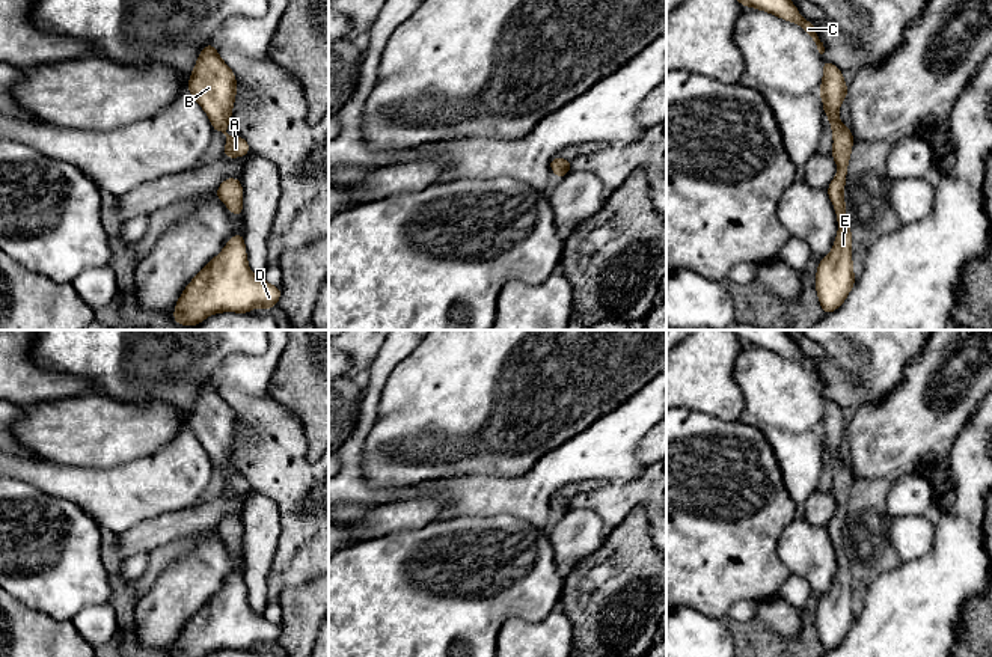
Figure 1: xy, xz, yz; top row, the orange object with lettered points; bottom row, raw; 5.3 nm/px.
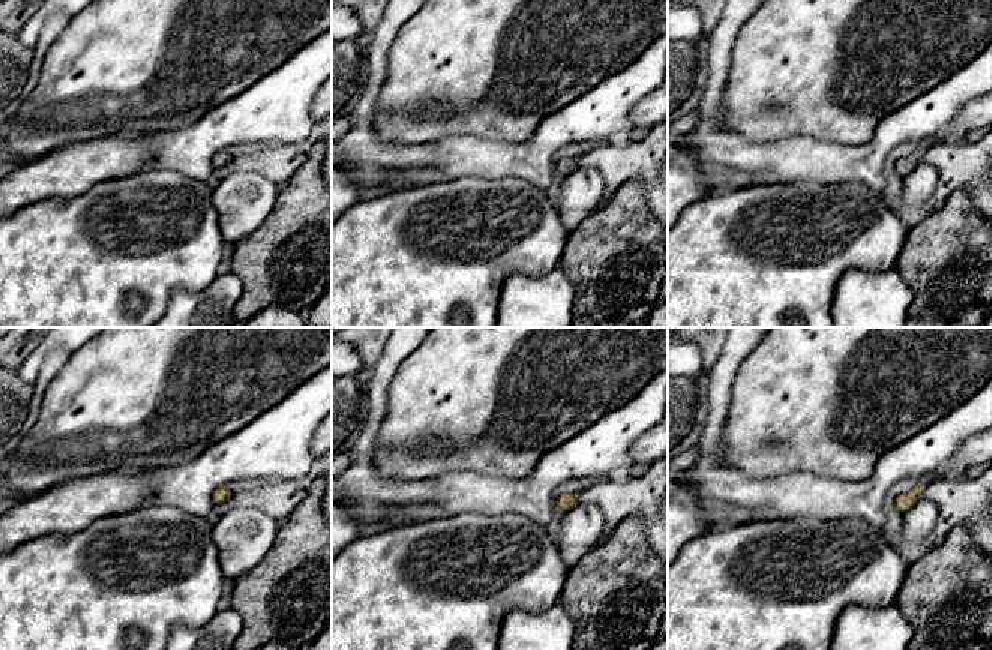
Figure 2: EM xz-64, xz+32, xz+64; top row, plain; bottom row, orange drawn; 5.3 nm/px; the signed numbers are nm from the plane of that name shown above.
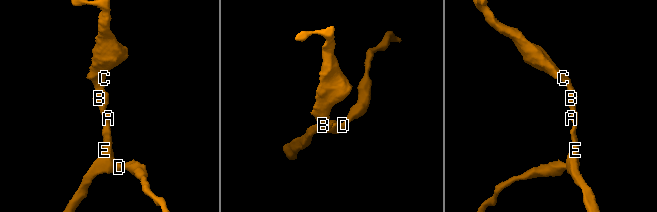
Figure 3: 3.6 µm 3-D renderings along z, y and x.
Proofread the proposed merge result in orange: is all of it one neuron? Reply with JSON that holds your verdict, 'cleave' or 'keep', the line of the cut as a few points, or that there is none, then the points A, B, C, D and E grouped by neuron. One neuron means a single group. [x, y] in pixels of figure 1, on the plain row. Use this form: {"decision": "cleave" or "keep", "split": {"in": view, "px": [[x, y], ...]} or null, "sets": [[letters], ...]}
{"decision": "keep", "split": null, "sets": [["A", "B", "C", "D", "E"]]}

